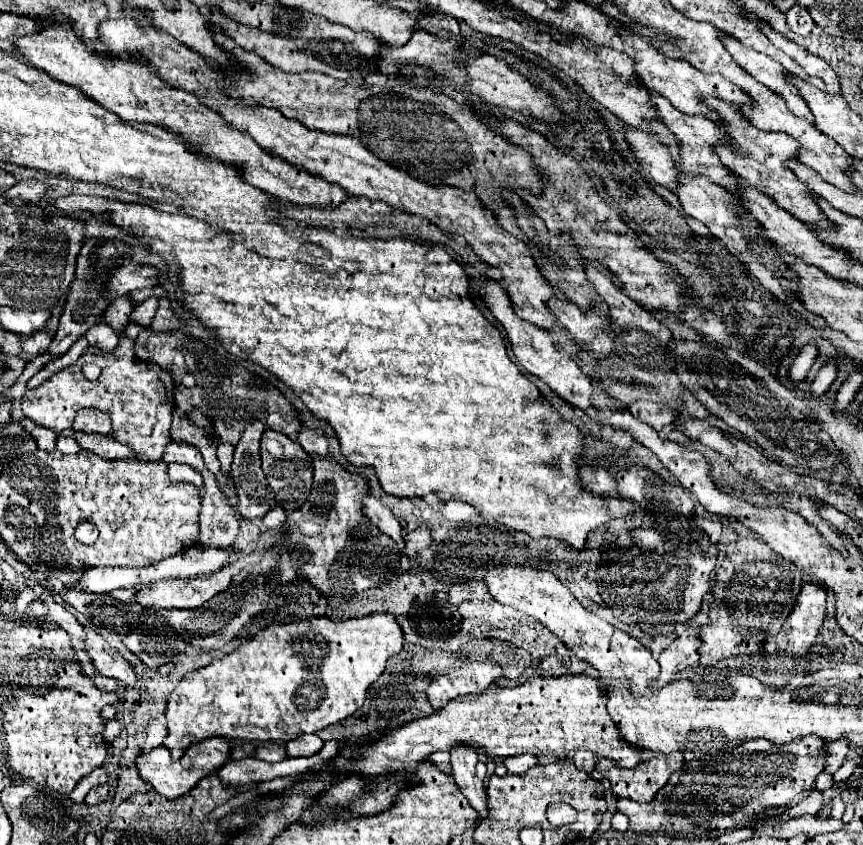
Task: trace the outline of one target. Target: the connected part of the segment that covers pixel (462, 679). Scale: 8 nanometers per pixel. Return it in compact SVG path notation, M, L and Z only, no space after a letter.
M468 661L462 667L438 675L432 679L426 695L434 709L442 709L446 703L460 695L468 693L484 693L486 687L502 675L502 669L498 663L492 661Z

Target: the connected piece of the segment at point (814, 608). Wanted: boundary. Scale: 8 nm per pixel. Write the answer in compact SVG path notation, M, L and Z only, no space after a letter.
M804 583L796 605L782 625L782 643L766 643L766 653L788 653L802 657L816 639L826 613L826 589L818 583Z

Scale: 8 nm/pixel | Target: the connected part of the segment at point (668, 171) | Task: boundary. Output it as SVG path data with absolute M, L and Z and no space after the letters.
M653 121L652 133L628 127L626 139L632 145L634 157L650 171L652 179L670 191L678 191L682 169L678 165L680 145L675 135L661 122Z

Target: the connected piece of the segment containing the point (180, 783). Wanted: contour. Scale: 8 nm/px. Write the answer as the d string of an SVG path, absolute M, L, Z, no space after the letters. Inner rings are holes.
M220 737L218 739L204 739L196 745L190 745L178 761L172 761L170 751L166 747L156 747L150 753L142 753L136 759L136 765L138 765L140 777L144 781L148 781L160 795L164 795L168 799L176 799L180 795L188 793L202 777L218 771L218 767L228 761L228 751L230 751L230 741L228 739L220 739ZM224 751L226 751L226 755L222 759Z

